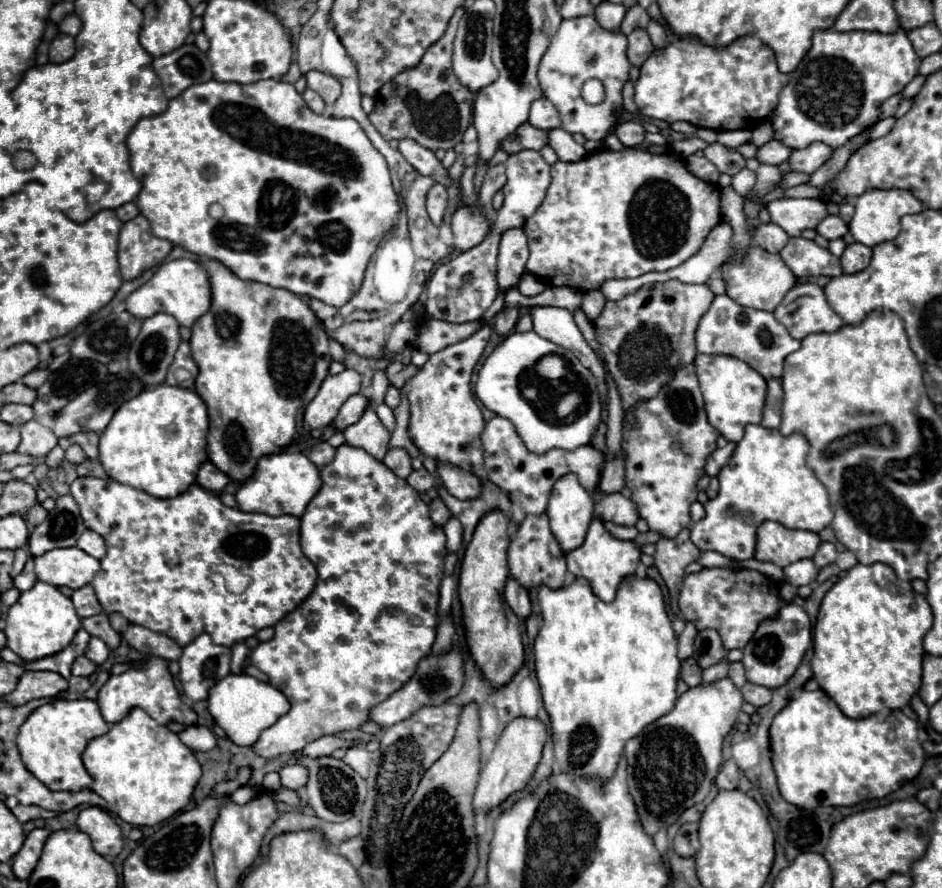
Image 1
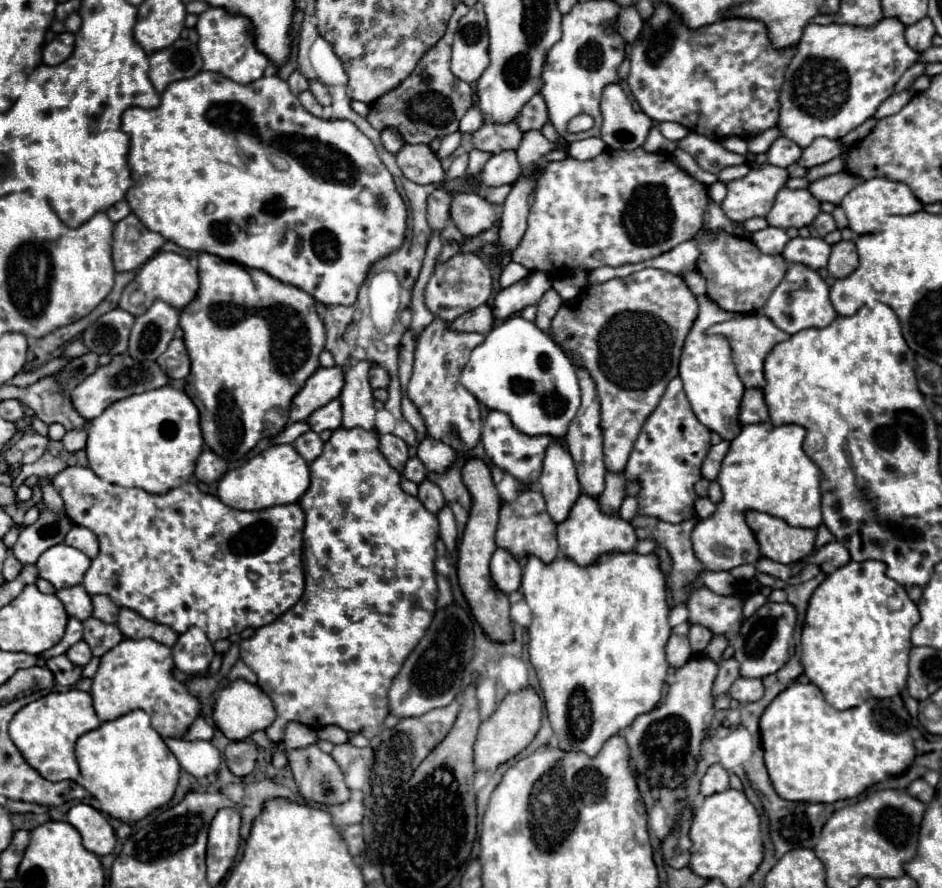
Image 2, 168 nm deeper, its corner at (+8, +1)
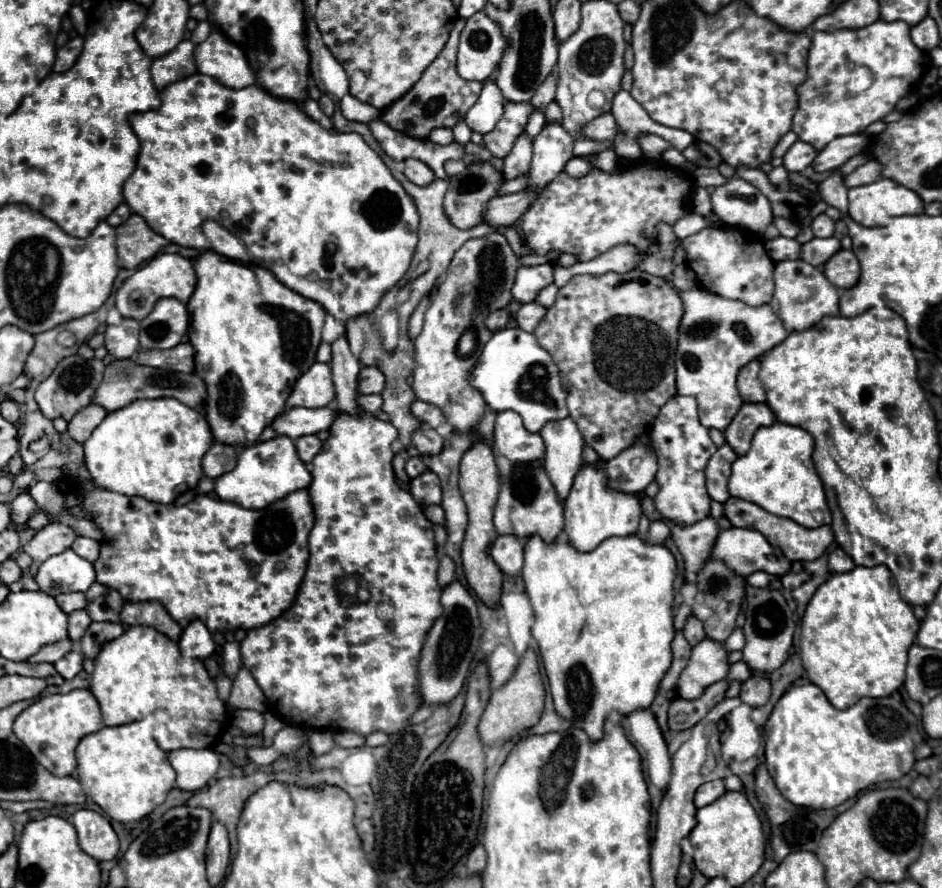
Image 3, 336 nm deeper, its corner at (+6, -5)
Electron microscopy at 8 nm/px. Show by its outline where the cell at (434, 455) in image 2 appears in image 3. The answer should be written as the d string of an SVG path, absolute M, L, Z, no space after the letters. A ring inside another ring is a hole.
M418 428L412 436L412 444L418 448L420 456L438 456L444 450L444 438L432 428Z

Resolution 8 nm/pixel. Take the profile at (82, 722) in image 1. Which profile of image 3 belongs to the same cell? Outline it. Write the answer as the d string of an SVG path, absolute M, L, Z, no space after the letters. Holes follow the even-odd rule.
M72 690L68 694L44 696L30 704L16 720L14 734L26 744L30 754L54 776L72 776L76 772L74 750L78 742L92 732L102 730L102 714L90 690Z

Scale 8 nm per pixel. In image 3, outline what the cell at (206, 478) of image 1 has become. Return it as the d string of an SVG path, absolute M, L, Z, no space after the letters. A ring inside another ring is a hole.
M214 444L202 458L202 470L208 478L218 478L230 470L234 470L238 462L238 448L230 448L226 444Z

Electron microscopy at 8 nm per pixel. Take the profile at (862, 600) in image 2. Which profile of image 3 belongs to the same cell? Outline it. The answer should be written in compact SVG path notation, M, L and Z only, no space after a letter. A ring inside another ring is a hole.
M856 566L844 574L832 574L810 598L802 618L802 666L812 684L818 684L838 710L854 706L860 698L884 698L894 694L906 678L908 650L918 634L918 620L900 598L898 586L886 566Z

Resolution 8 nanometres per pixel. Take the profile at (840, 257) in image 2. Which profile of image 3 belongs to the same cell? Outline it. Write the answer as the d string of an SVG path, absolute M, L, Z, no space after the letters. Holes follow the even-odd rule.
M840 250L824 264L824 274L836 288L852 288L860 276L858 258L852 250Z

